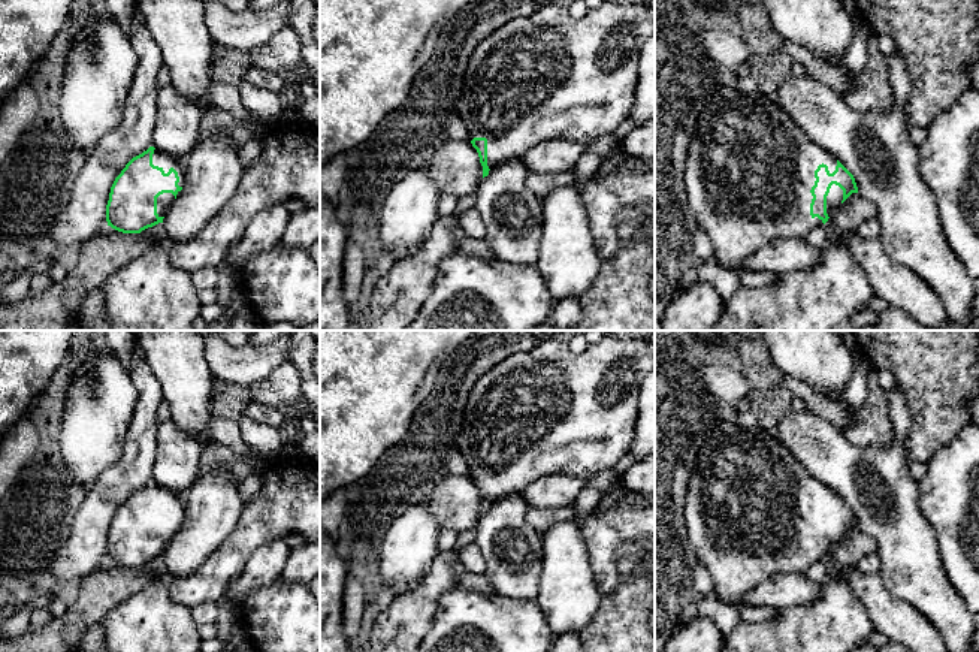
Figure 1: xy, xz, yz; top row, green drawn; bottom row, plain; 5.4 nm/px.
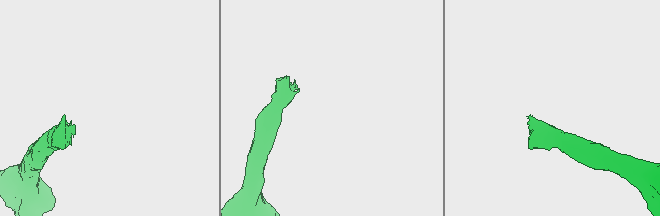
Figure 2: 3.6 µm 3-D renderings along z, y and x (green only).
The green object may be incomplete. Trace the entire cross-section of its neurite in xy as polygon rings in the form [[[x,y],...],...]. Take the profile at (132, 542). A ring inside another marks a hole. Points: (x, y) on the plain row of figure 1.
[[[149,482],[115,513],[106,556],[123,568],[140,568],[163,553],[185,519],[185,495]]]

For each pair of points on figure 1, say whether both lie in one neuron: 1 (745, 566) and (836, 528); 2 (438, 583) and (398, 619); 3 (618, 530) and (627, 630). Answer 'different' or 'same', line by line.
1: same
2: same
3: same

